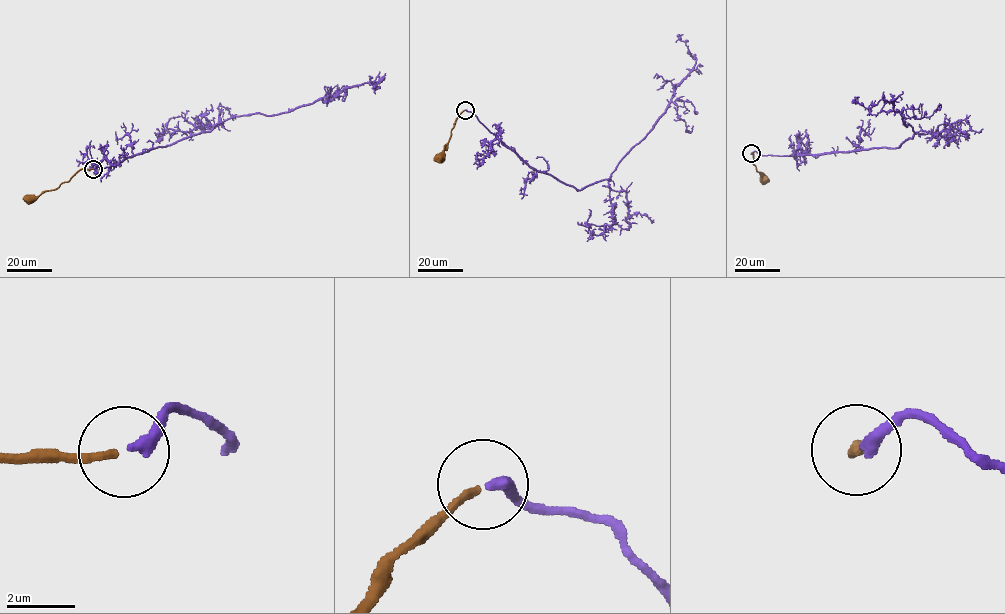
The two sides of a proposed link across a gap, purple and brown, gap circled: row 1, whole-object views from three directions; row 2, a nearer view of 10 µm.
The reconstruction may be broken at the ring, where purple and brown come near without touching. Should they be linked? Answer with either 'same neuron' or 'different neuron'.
same neuron

